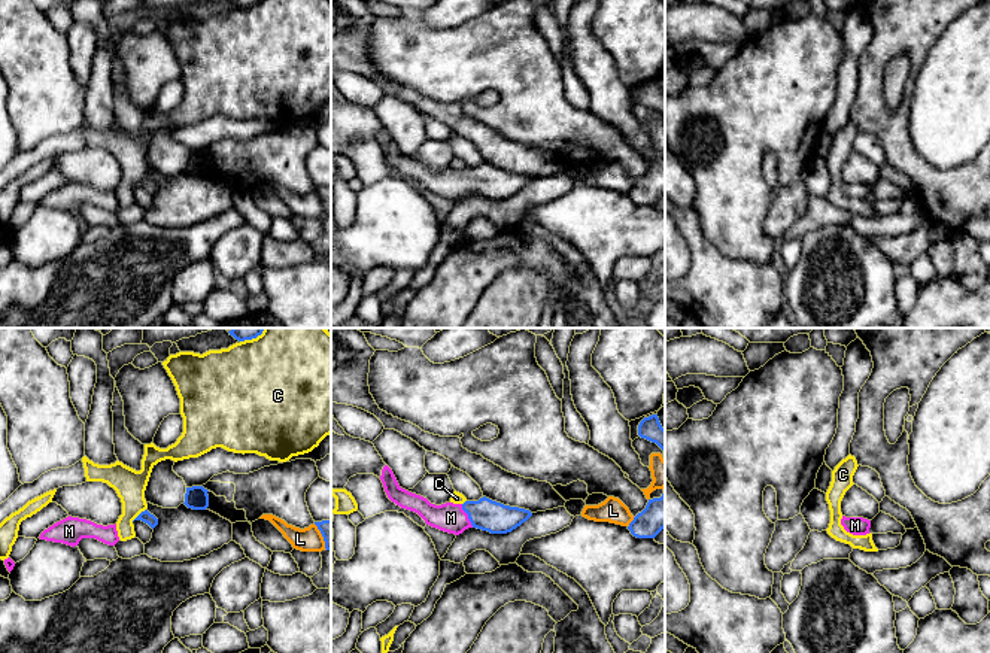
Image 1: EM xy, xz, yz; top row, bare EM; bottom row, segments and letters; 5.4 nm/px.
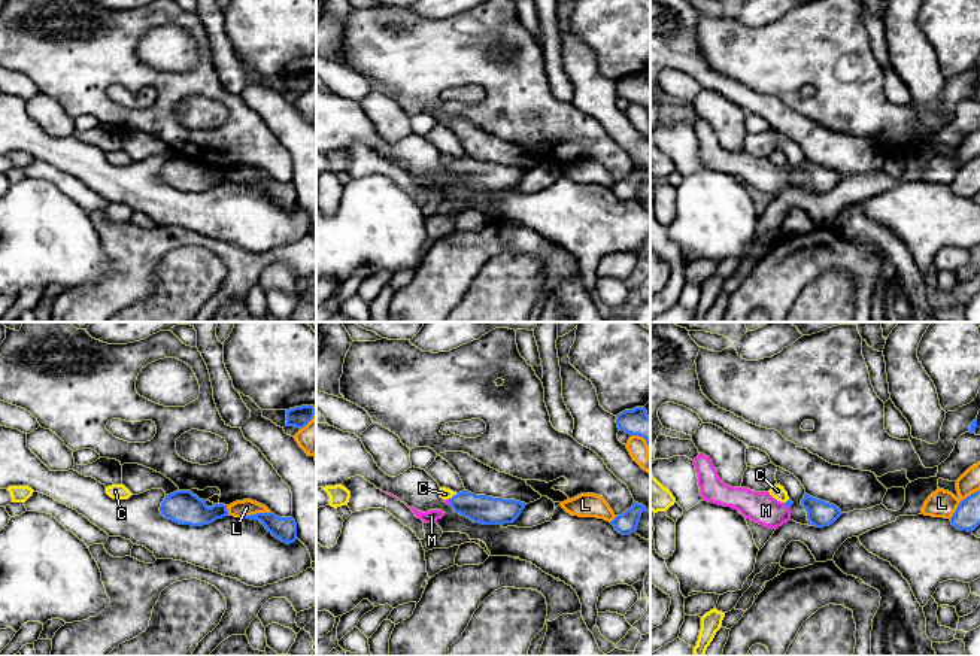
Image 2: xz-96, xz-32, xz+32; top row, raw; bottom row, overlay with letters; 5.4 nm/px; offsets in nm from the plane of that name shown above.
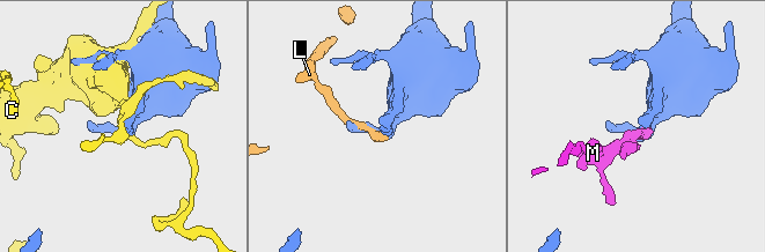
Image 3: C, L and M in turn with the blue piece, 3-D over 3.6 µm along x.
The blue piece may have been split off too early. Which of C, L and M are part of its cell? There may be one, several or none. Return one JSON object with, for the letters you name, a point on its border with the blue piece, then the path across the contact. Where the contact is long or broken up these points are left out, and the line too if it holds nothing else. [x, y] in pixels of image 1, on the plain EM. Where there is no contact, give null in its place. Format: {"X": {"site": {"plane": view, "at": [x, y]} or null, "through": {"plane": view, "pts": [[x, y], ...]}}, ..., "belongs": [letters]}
{"M": {"site": {"plane": "xz", "at": [468, 182]}, "through": {"plane": "xz", "pts": [[486, 181], [468, 182], [451, 184]]}}, "belongs": ["M"]}

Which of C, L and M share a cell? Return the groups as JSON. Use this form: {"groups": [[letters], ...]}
{"groups": [["C"], ["L"], ["M"]]}

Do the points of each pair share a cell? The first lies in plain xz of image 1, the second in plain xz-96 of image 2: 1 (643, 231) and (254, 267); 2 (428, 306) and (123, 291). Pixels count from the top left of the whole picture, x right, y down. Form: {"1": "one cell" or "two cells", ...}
{"1": "two cells", "2": "one cell"}

